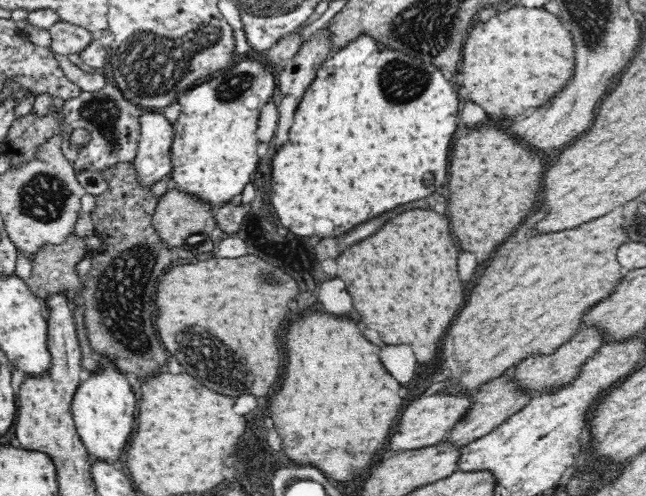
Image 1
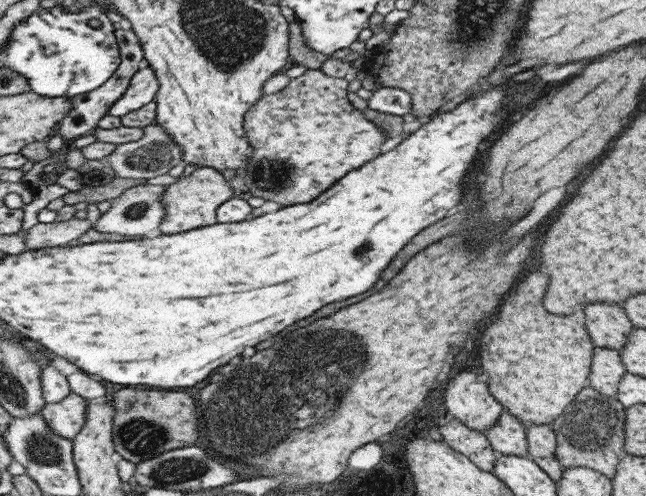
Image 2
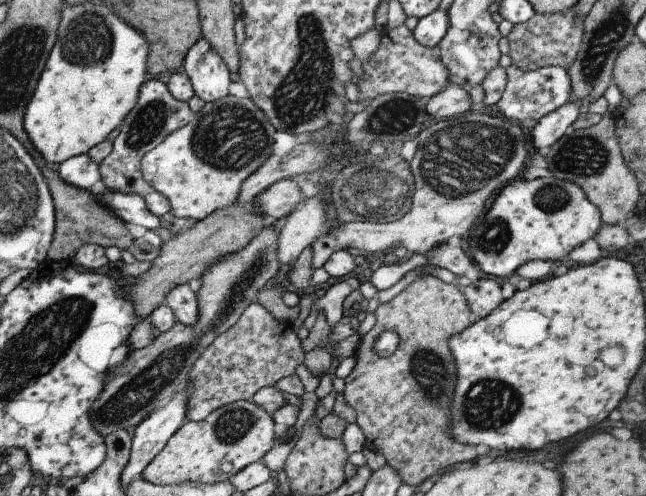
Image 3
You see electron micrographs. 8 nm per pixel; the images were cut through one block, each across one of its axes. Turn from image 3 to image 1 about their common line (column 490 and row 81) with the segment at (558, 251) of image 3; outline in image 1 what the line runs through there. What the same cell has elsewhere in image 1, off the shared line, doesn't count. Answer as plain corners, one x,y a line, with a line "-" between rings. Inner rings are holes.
253,56
235,58
230,68
216,72
206,82
192,86
190,90
178,94
180,103
180,116
173,123
174,140
171,148
171,161
173,170
171,177
175,186
182,192
193,194
202,200
208,200
211,206
220,206
224,201
232,200
236,194
244,190
250,182
250,174
258,166
258,116
262,106
271,100
276,88
276,72
264,60

